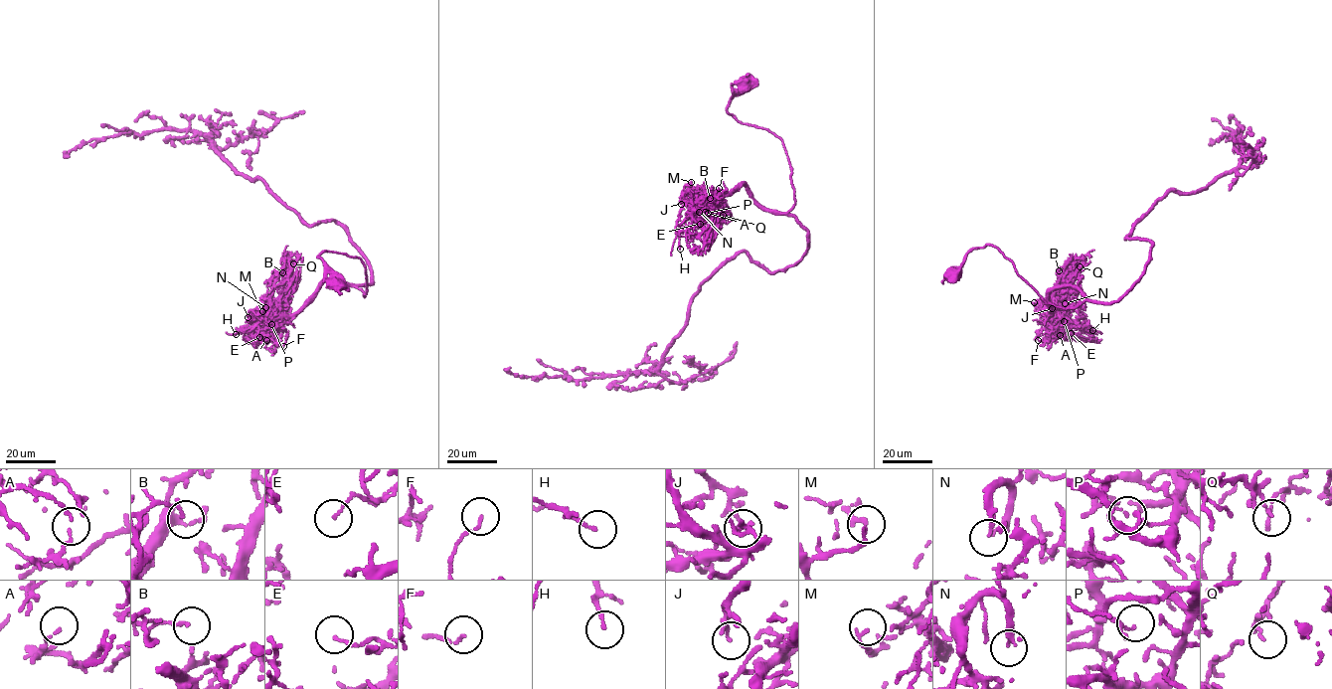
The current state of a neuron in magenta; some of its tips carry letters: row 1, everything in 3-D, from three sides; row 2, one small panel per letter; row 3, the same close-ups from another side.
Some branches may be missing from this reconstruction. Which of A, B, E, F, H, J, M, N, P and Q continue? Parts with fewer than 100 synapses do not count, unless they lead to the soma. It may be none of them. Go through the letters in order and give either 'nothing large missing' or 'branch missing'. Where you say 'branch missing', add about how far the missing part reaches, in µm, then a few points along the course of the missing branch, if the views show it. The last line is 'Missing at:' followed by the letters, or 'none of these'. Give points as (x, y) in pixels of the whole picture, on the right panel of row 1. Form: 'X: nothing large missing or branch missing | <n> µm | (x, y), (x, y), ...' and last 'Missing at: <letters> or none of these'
A: nothing large missing
B: nothing large missing
E: nothing large missing
F: nothing large missing
H: nothing large missing
J: nothing large missing
M: nothing large missing
N: branch missing | 15 µm | (1065, 303), (1073, 317), (1081, 317), (1078, 313)
P: nothing large missing
Q: nothing large missing
Missing at: N

